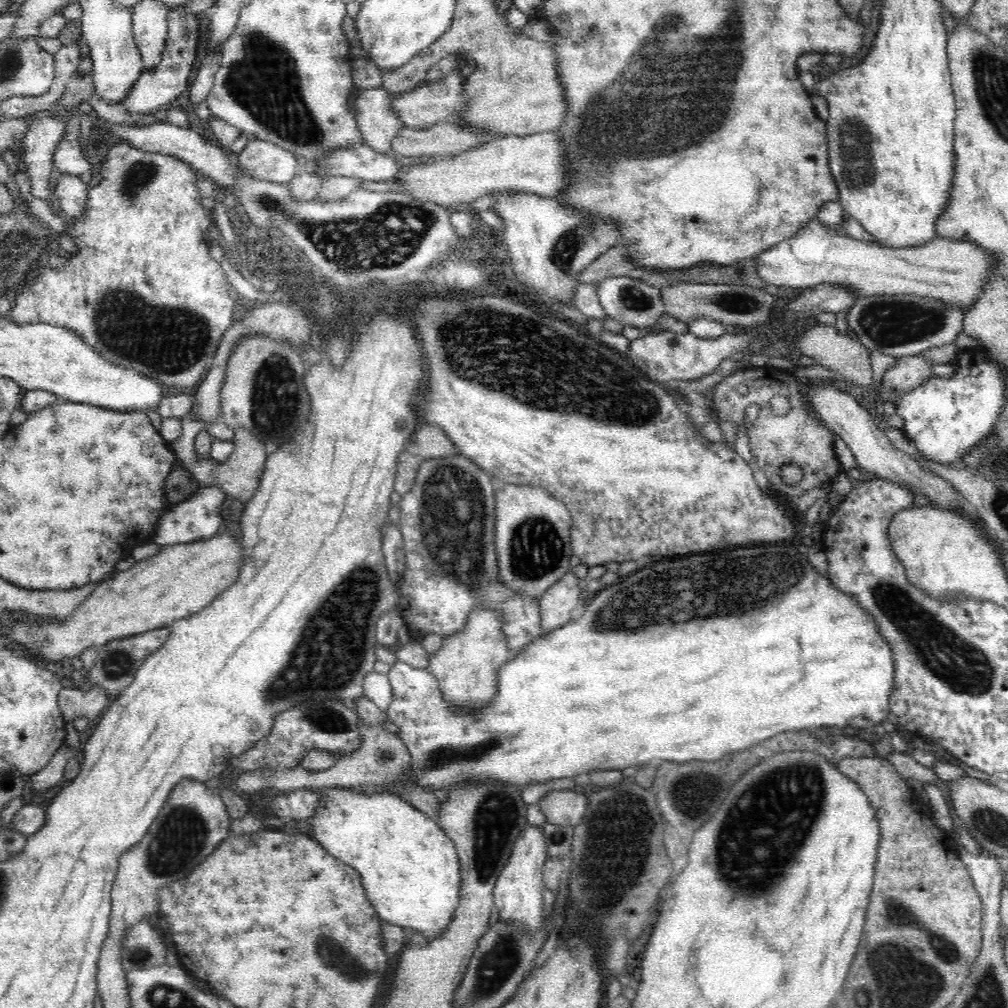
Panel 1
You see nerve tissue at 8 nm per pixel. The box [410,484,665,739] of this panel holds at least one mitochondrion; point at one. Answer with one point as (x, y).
(537, 546)

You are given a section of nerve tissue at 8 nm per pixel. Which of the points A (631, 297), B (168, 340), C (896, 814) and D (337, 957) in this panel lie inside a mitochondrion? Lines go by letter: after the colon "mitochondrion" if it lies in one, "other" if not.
A: mitochondrion
B: mitochondrion
C: other
D: mitochondrion

